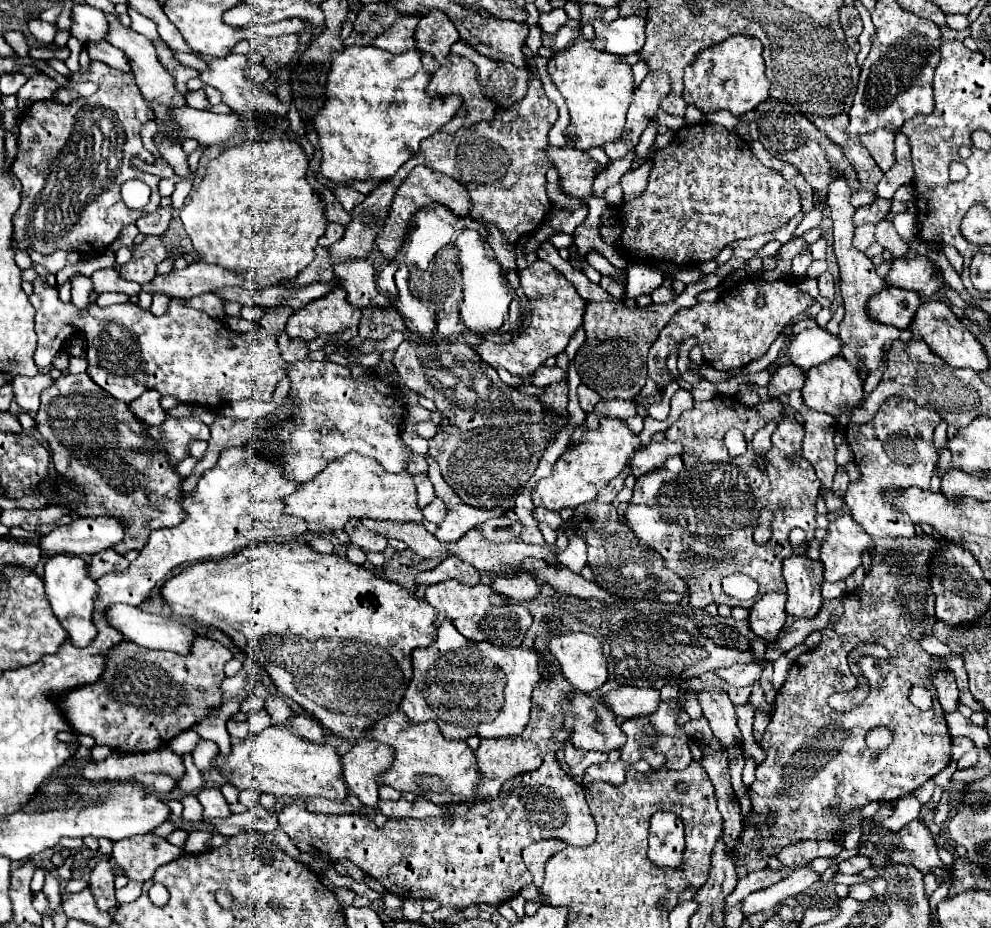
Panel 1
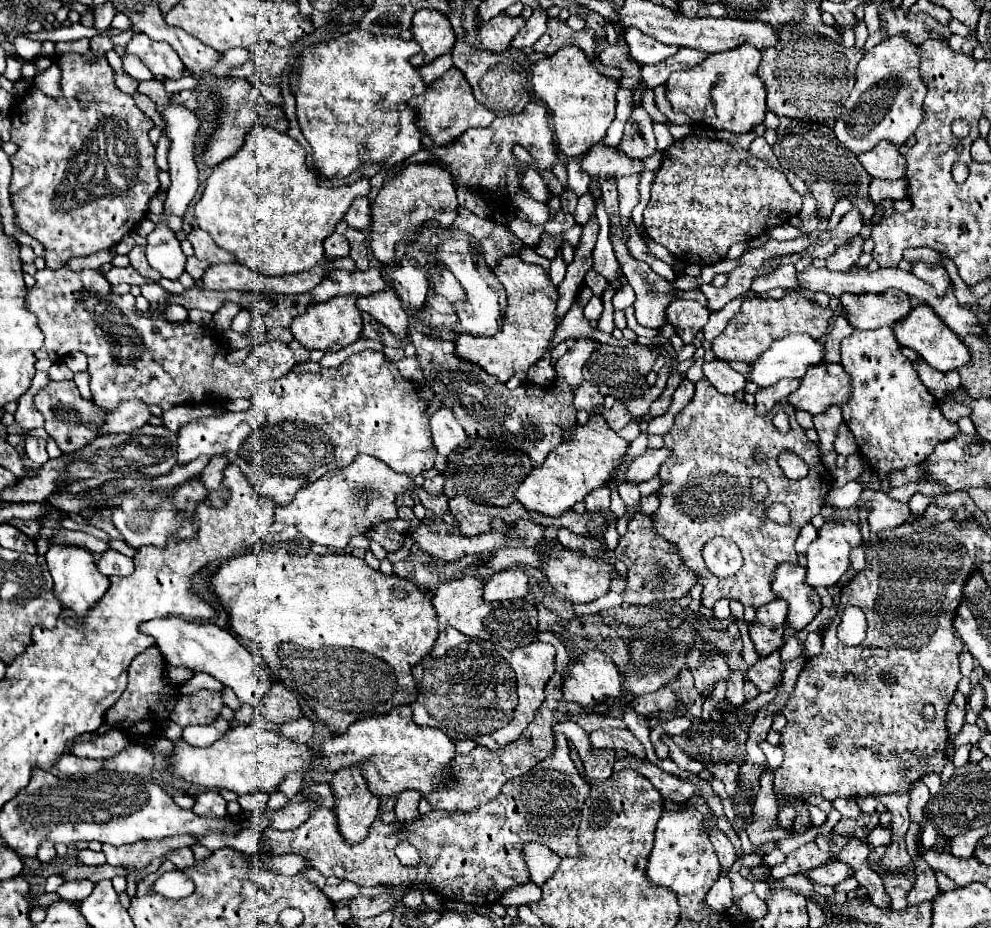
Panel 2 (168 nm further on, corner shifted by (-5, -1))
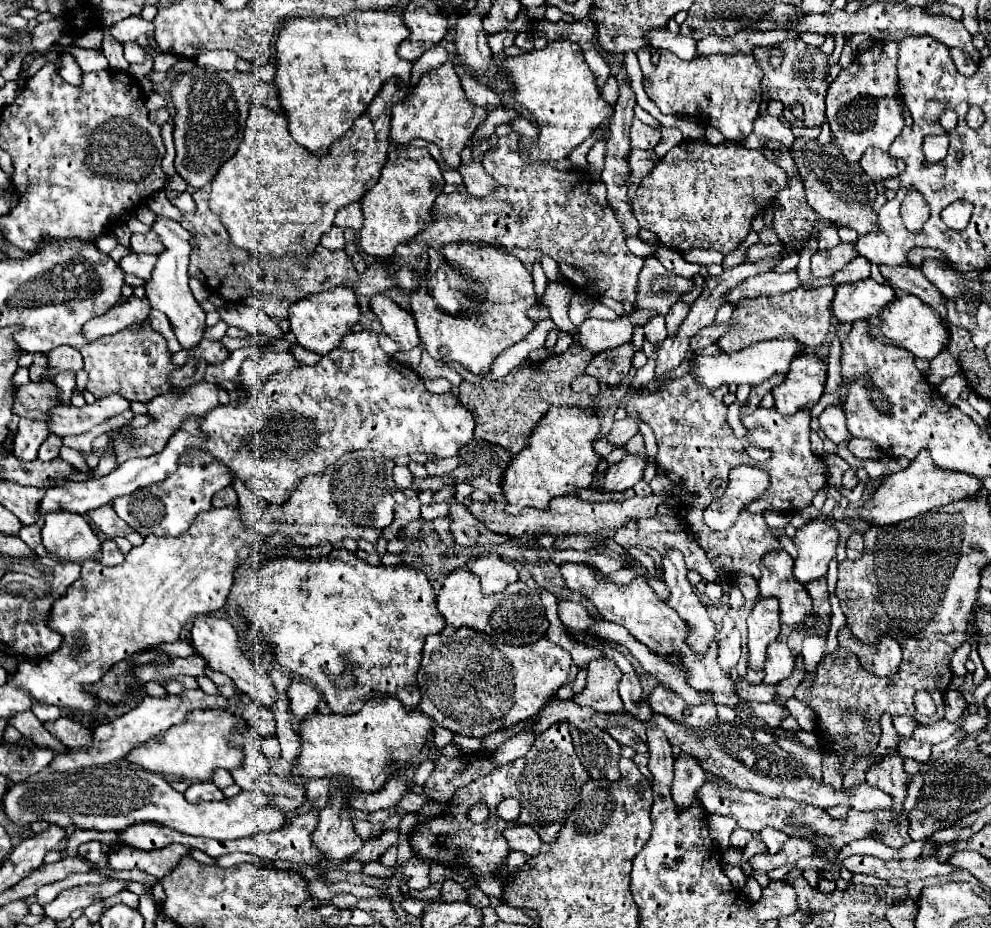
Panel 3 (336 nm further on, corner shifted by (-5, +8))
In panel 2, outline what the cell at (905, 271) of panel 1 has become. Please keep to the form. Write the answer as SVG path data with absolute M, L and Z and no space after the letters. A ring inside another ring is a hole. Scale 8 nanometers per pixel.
M914 262L912 274L916 274L920 280L932 284L936 292L942 296L950 288L950 278L948 272L940 264L926 264L926 262Z

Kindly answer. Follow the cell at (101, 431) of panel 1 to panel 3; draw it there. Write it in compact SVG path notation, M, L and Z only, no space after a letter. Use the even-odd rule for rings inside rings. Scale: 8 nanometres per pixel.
M38 381L28 383L24 387L16 387L14 399L14 413L28 419L42 419L50 413L52 407L60 403L60 389L52 381Z

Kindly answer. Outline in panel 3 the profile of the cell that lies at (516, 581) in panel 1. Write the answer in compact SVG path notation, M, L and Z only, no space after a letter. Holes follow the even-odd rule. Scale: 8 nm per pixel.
M496 553L484 555L480 557L474 565L472 565L472 573L476 573L480 577L482 583L482 593L484 595L492 595L492 593L500 593L504 591L510 583L518 581L518 571L514 565L510 565L508 561L500 559Z

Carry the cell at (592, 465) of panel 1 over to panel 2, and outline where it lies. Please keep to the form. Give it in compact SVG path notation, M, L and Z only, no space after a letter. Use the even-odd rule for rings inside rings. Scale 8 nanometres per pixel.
M594 414L588 418L586 424L576 424L572 430L564 432L562 444L550 450L540 466L532 468L532 472L518 486L514 498L528 512L540 512L558 518L576 502L582 502L586 494L604 486L612 478L620 456L626 454L626 450L628 442L622 440L614 430L610 430L600 414Z

